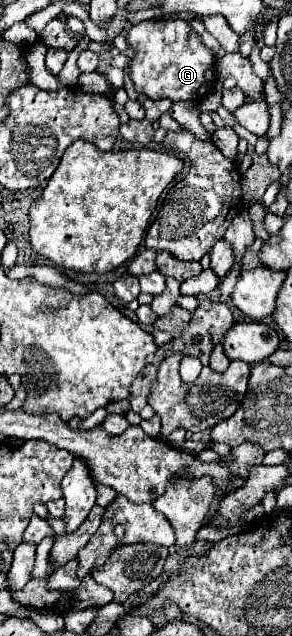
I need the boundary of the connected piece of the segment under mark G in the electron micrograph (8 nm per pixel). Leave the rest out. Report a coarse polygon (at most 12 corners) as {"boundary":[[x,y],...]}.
{"boundary":[[183,19],[131,27],[129,77],[151,99],[201,101],[215,53]]}

